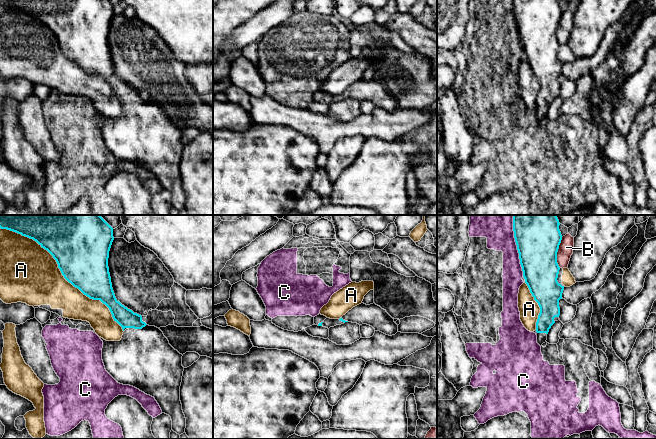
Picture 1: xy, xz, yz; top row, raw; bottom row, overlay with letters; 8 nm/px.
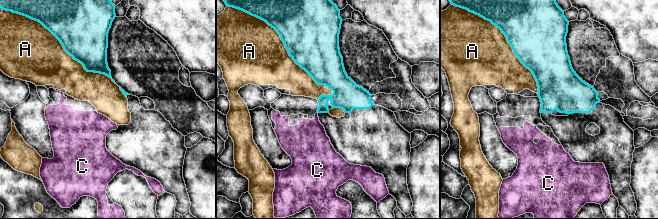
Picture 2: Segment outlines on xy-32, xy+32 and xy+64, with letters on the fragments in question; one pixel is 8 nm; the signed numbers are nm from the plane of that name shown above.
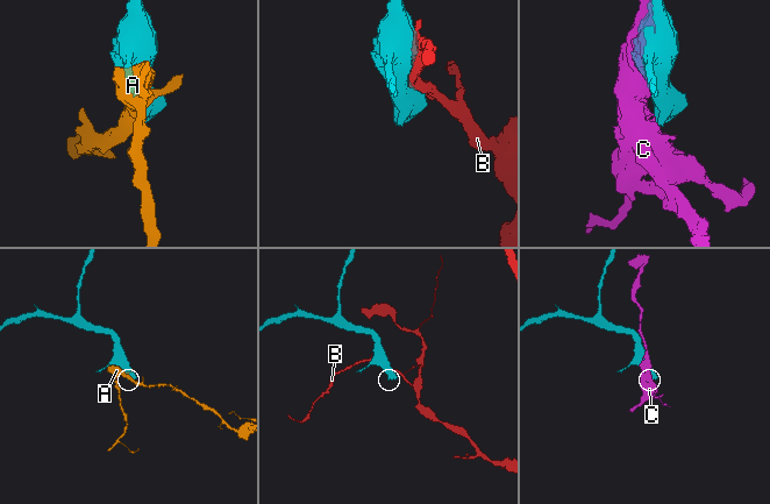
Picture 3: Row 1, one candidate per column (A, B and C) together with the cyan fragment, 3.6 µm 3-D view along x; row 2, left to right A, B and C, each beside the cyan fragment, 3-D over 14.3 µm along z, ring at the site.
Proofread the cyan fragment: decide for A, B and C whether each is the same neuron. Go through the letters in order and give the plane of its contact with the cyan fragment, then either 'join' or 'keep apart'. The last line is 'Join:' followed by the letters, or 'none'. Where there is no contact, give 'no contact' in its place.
A: meets cyan in xy; keep apart
B: meets cyan in yz; keep apart
C: meets cyan in yz; keep apart
Join: none

